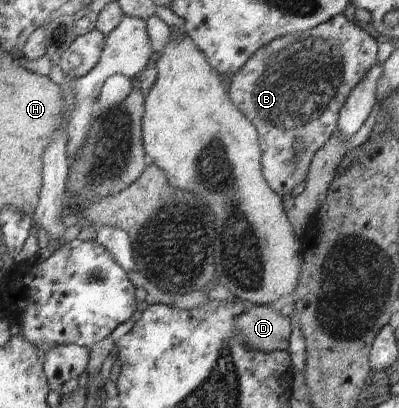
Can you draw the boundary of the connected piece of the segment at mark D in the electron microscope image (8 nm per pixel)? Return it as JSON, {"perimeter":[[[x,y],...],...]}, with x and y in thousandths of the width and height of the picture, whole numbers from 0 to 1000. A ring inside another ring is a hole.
{"perimeter":[[[642,748],[591,777],[609,836],[624,855],[679,865],[717,860],[734,789],[677,748]]]}

